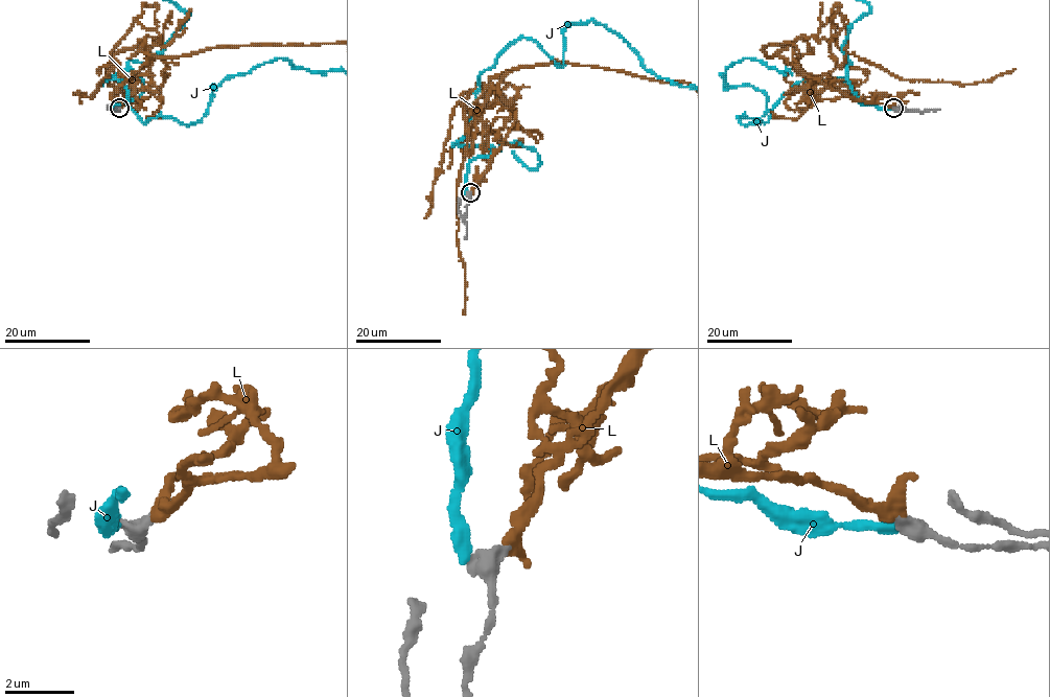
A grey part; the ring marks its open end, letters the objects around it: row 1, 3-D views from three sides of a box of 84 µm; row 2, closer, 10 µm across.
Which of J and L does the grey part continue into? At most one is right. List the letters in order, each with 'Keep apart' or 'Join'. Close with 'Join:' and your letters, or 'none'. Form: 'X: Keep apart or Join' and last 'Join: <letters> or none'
J: Keep apart
L: Join
Join: L

